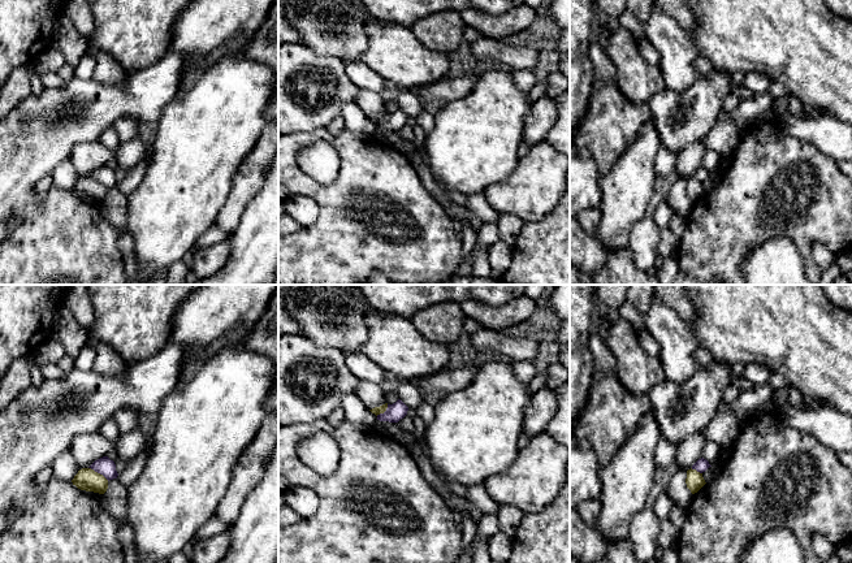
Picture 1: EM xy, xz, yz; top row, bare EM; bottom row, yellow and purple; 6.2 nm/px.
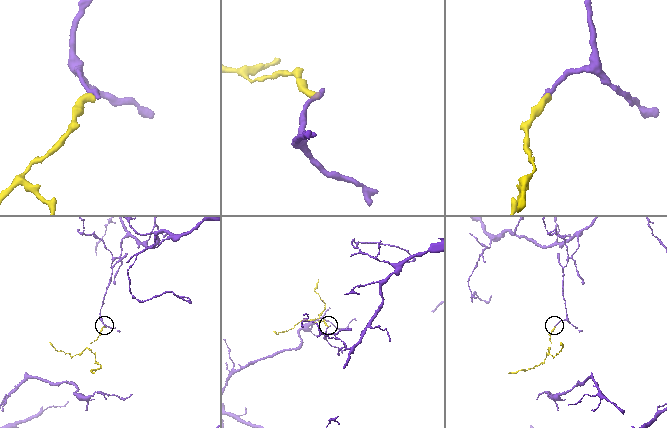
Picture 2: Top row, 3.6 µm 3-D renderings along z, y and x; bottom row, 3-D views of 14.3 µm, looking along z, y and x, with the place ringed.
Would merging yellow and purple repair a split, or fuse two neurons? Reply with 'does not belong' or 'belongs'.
does not belong

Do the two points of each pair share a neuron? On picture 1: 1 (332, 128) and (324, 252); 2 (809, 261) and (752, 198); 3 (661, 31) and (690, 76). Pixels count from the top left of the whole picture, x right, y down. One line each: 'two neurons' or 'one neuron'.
1: two neurons
2: one neuron
3: one neuron

